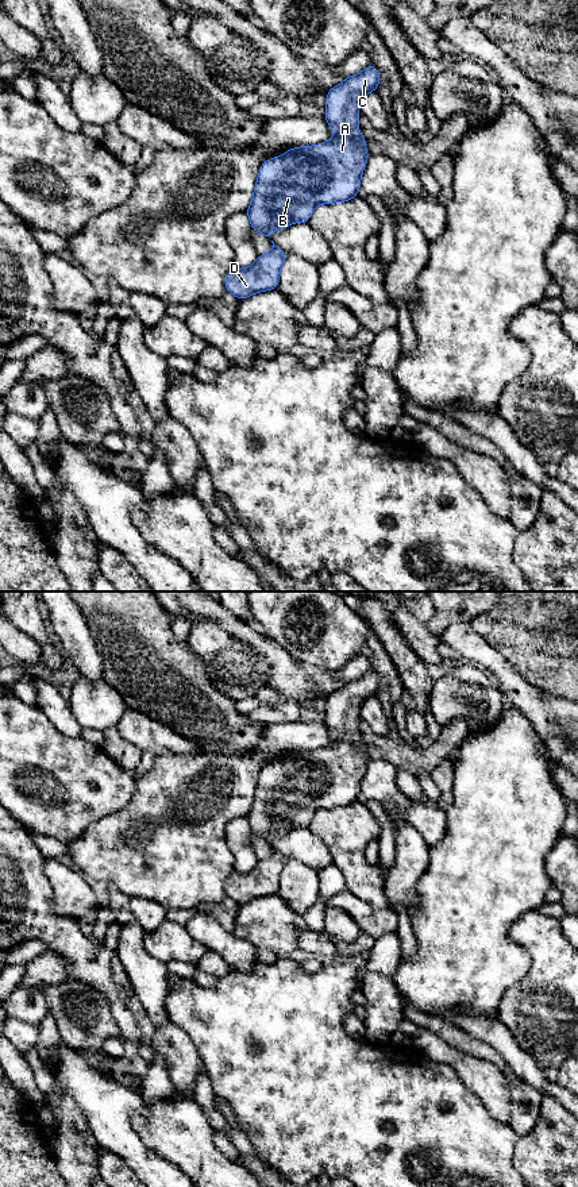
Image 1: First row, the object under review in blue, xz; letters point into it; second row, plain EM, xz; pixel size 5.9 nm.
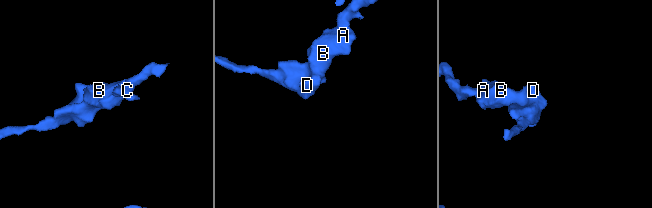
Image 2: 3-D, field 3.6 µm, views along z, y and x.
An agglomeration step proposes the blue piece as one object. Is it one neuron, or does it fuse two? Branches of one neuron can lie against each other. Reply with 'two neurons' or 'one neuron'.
one neuron

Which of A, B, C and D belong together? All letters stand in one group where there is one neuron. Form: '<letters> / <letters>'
A B C D

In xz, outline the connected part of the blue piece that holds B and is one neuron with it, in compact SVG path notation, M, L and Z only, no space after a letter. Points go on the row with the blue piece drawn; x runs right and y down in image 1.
M374 65L344 78L327 93L324 116L335 134L334 138L316 146L293 147L280 157L265 159L246 211L253 230L271 240L271 232L275 230L284 230L292 223L308 223L319 204L343 203L357 197L362 188L361 176L370 155L357 127L361 117L359 105L369 92L377 90L378 84L379 70Z

